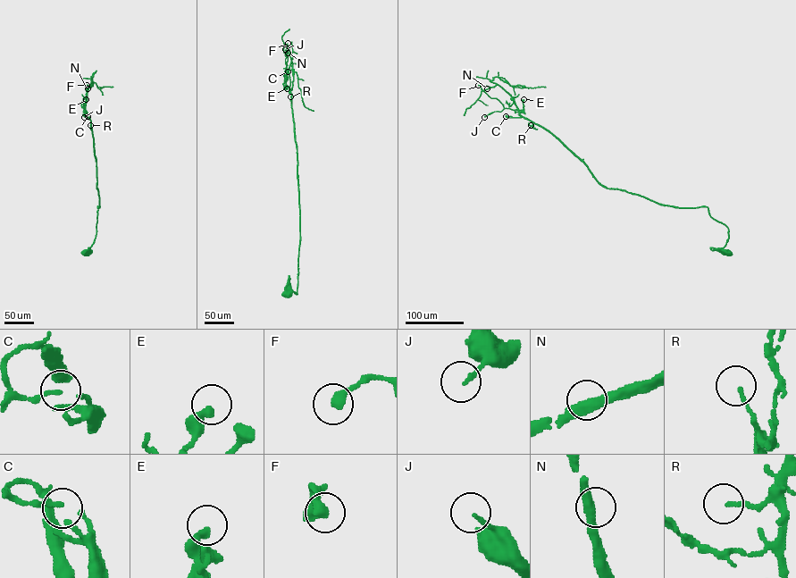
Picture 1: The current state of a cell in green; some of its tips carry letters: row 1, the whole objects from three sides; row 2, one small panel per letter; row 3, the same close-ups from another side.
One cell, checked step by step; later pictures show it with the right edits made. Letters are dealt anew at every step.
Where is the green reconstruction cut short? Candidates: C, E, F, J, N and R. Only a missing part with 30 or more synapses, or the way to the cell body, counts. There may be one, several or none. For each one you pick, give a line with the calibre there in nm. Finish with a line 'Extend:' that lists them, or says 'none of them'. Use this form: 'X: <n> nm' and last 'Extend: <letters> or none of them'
Extend: none of them

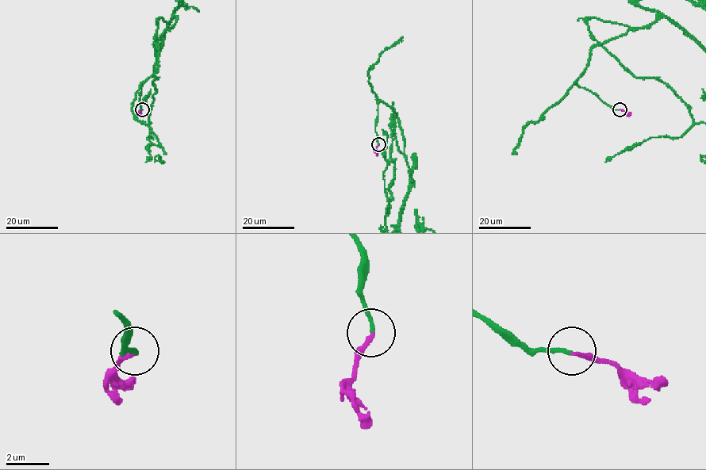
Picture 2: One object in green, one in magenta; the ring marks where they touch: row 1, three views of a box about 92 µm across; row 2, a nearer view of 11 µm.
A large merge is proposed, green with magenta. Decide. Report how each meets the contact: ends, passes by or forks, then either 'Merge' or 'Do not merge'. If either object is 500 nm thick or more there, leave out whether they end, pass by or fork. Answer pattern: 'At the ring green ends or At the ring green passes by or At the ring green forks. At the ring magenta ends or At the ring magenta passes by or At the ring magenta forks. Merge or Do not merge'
At the ring green ends. At the ring magenta ends. Merge

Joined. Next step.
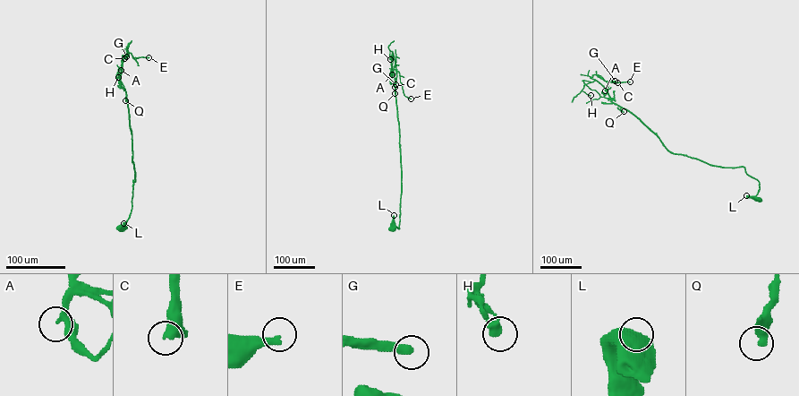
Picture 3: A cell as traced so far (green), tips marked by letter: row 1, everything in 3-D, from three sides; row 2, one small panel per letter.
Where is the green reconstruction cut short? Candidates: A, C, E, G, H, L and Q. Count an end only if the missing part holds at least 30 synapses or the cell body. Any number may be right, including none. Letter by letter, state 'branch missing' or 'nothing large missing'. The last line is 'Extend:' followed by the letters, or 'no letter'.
A: nothing large missing
C: branch missing
E: branch missing
G: branch missing
H: nothing large missing
L: nothing large missing
Q: nothing large missing
Extend: C, E, G

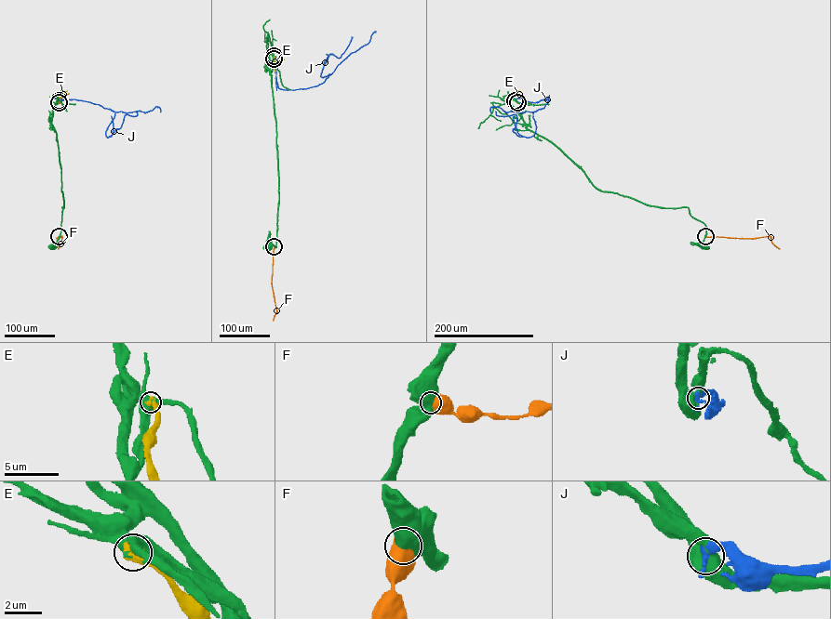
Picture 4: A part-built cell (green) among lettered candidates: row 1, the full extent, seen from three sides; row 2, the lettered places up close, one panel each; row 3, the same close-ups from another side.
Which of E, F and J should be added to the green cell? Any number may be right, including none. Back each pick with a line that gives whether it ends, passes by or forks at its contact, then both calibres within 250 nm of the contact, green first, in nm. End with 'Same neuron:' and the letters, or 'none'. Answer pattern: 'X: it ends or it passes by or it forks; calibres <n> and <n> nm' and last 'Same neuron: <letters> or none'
E: it ends; calibres 600 and 500 nm
Same neuron: E

